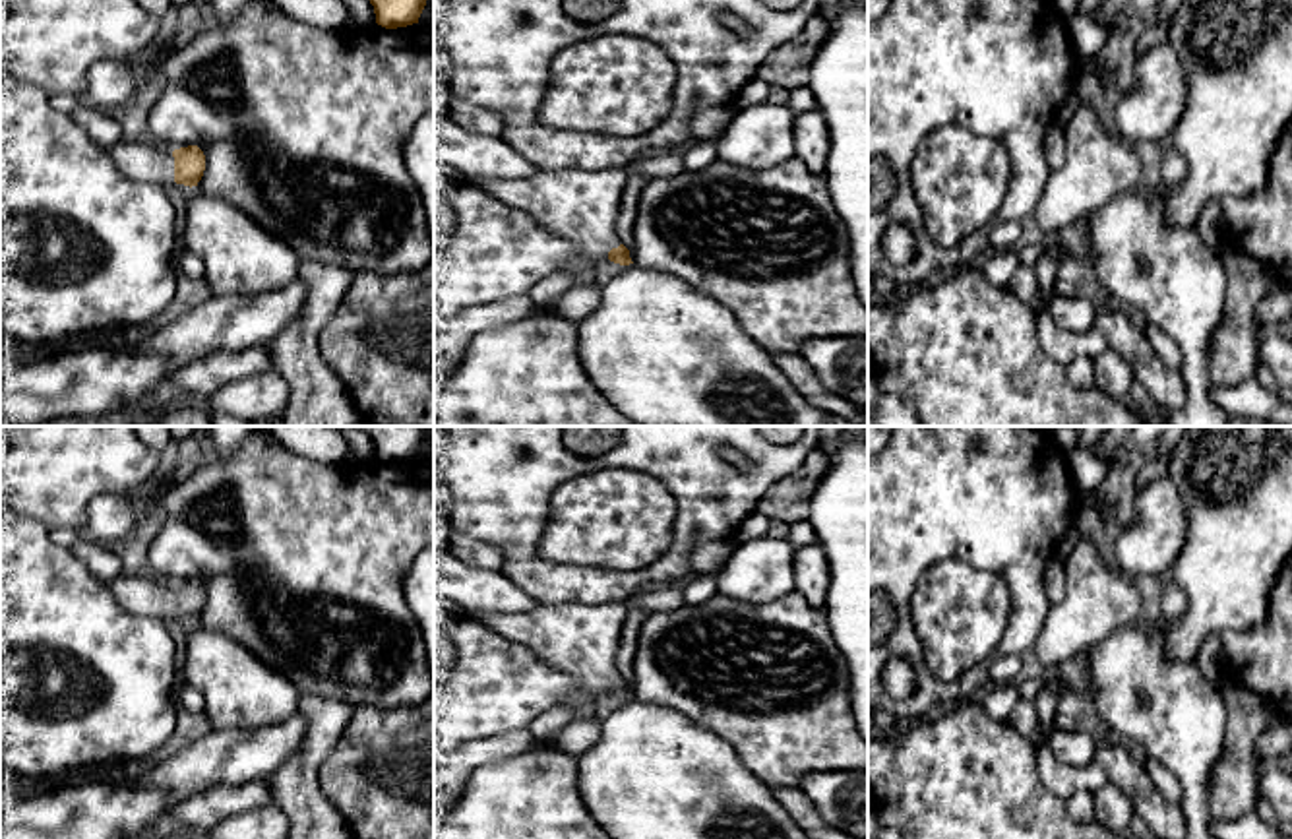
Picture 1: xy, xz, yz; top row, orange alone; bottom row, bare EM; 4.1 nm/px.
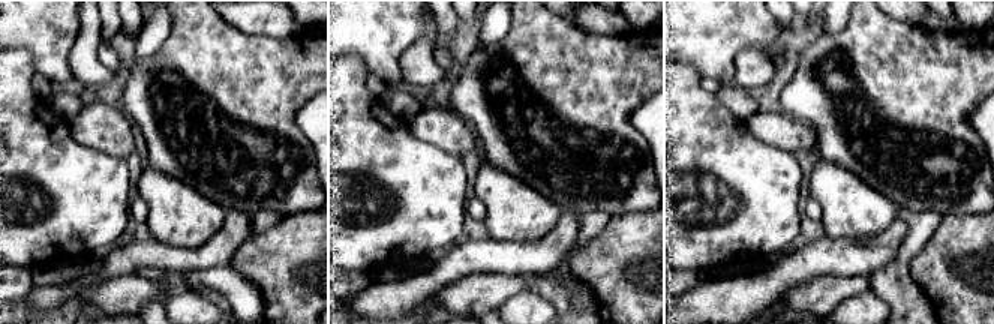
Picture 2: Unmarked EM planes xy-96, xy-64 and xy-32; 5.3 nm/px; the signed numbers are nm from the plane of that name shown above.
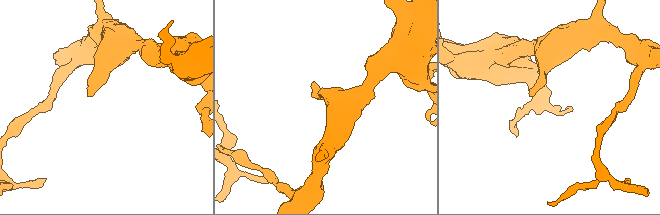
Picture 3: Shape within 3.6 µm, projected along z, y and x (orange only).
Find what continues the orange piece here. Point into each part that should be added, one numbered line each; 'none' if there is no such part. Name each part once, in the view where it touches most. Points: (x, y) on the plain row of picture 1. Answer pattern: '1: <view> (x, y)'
1: xy (138, 593)

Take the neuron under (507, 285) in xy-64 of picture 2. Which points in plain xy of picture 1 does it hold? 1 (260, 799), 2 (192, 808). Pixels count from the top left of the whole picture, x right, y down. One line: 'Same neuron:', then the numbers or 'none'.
Same neuron: 1, 2

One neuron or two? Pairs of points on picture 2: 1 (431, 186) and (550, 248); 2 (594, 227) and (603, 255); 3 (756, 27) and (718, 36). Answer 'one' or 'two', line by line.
1: two
2: two
3: one

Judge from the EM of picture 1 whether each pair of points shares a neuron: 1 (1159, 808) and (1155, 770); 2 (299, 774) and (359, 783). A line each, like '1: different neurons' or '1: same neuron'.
1: different neurons
2: different neurons

